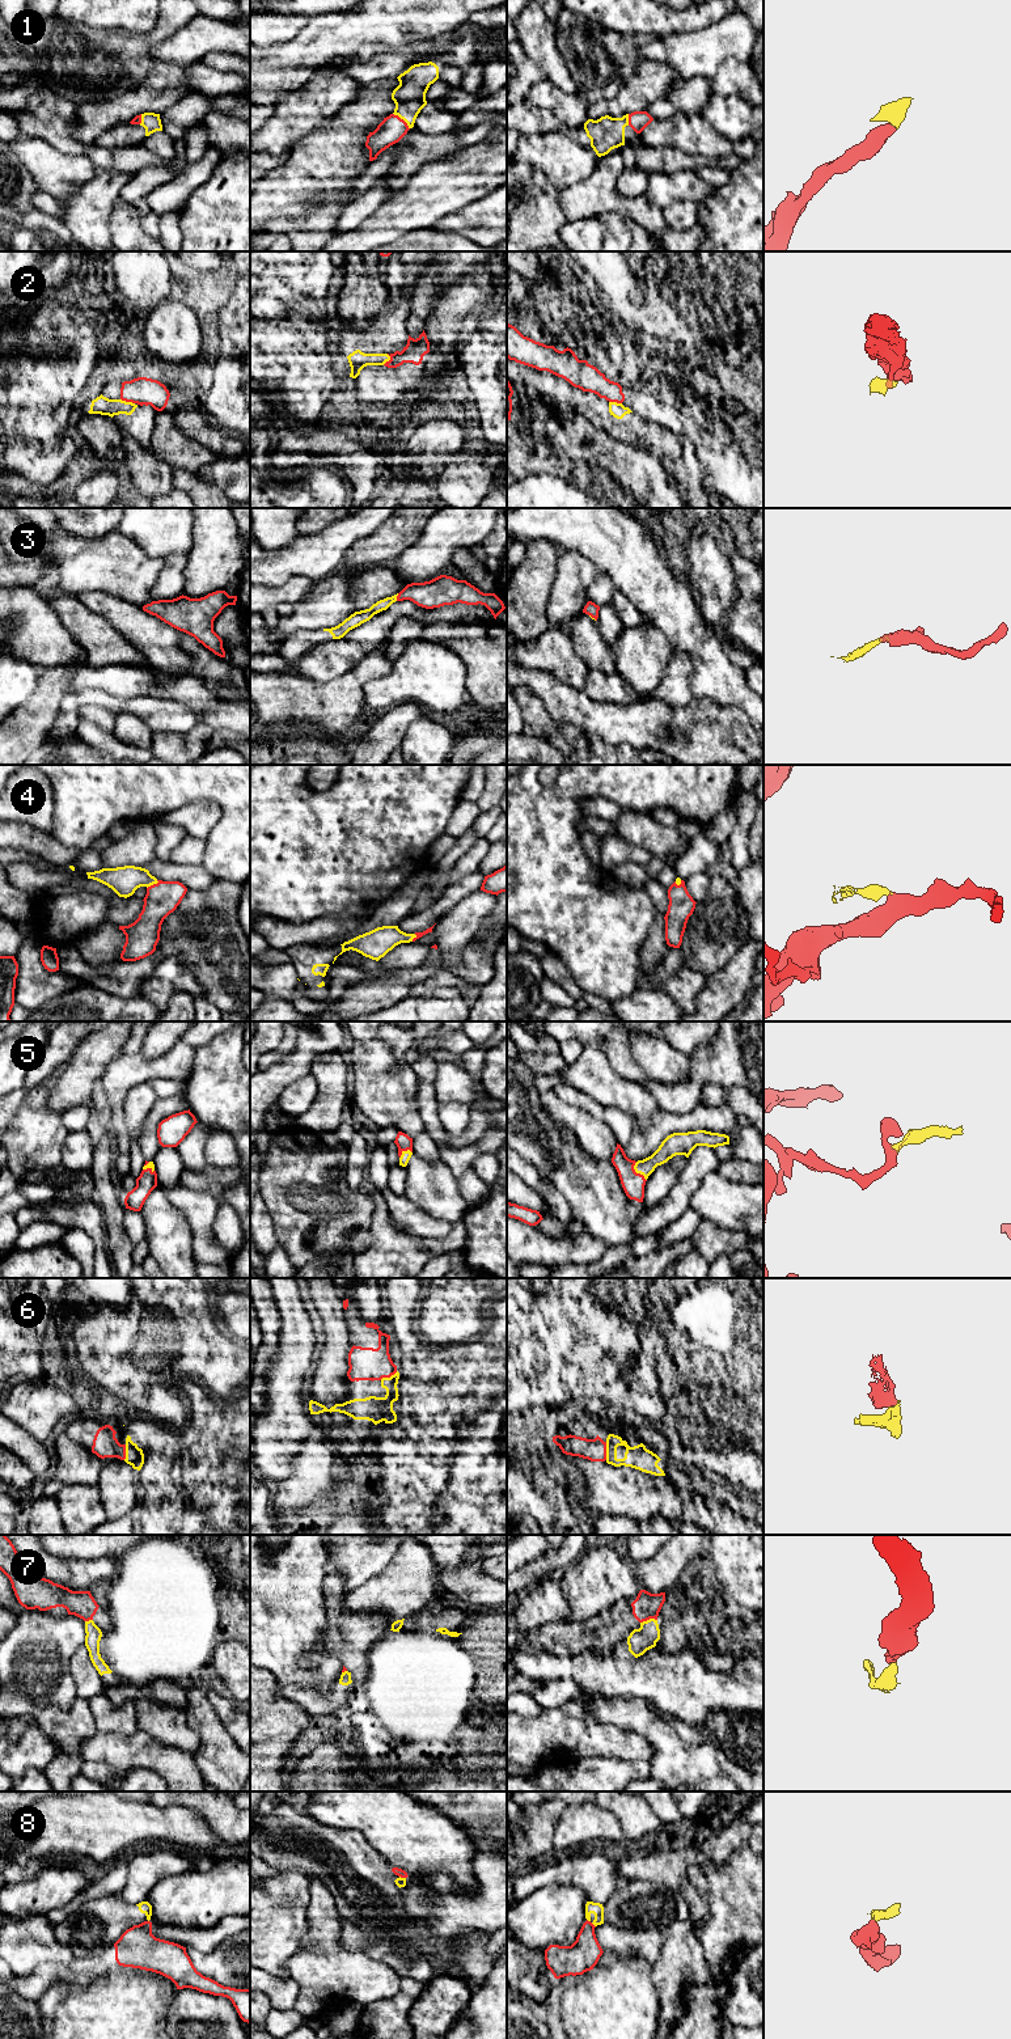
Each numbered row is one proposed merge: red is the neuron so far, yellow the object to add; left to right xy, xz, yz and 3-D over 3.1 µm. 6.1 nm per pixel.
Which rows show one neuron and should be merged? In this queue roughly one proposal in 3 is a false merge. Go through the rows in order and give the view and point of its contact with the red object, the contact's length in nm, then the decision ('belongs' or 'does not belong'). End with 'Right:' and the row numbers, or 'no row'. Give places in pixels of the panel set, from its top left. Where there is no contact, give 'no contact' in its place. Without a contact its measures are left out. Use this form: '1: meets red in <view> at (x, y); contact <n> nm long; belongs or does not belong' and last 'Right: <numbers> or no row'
1: meets red in xz at (402, 119); contact 140 nm long; belongs
2: meets red in xy at (127, 401); contact 90 nm long; does not belong
3: meets red in xz at (397, 597); contact 50 nm long; belongs
4: meets red in xy at (153, 884); contact 90 nm long; belongs
5: meets red in yz at (635, 1172); contact 140 nm long; belongs
6: meets red in yz at (605, 1451); contact 110 nm long; belongs
7: meets red in yz at (648, 1619); contact 110 nm long; does not belong
8: meets red in yz at (591, 1923); contact 80 nm long; does not belong
Right: 1, 3, 4, 5, 6

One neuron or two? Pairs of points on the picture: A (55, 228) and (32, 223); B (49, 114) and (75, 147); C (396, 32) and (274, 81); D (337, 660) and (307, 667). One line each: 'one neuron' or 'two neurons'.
A: one neuron
B: one neuron
C: one neuron
D: one neuron

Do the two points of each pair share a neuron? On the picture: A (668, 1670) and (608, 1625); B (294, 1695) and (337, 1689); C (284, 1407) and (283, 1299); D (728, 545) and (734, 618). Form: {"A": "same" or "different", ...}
{"A": "different", "B": "same", "C": "same", "D": "same"}

